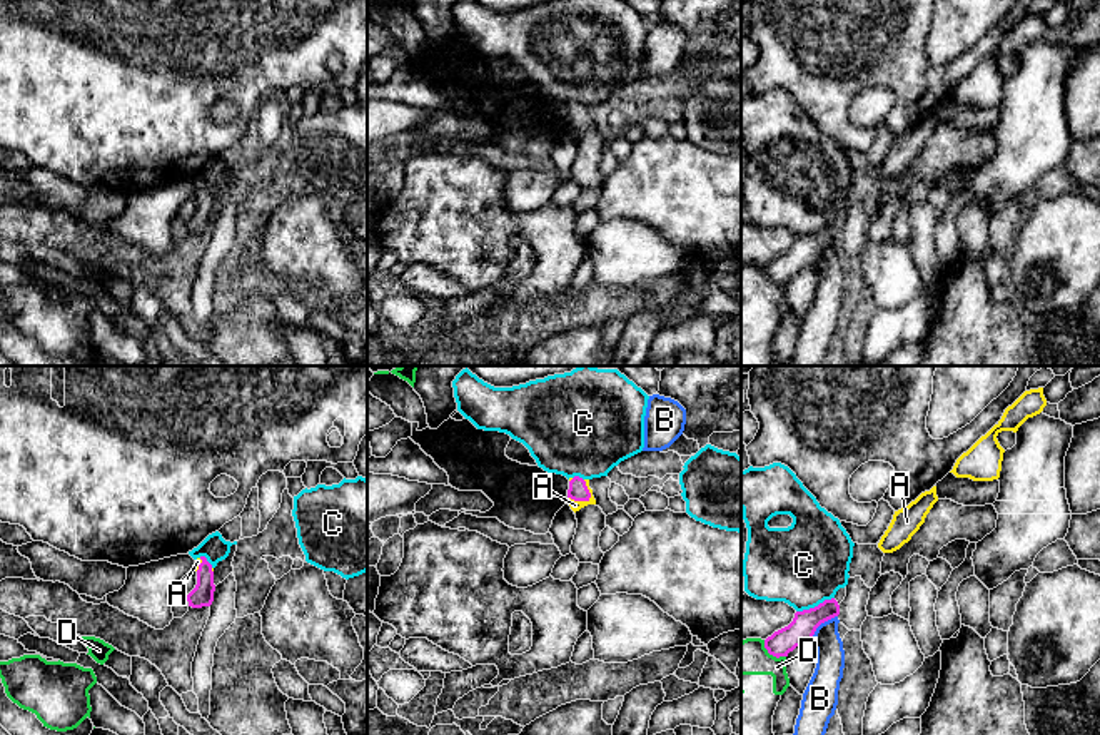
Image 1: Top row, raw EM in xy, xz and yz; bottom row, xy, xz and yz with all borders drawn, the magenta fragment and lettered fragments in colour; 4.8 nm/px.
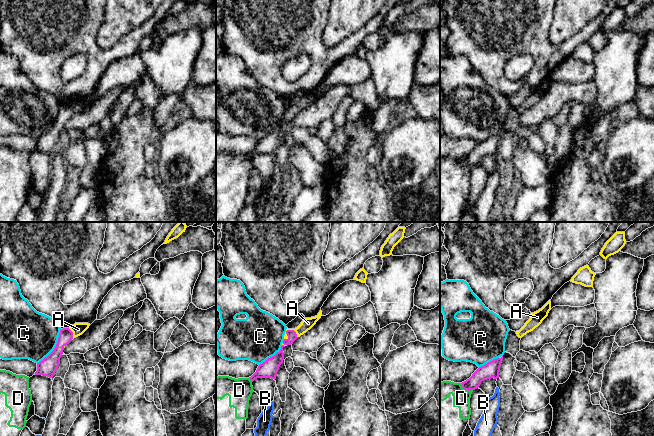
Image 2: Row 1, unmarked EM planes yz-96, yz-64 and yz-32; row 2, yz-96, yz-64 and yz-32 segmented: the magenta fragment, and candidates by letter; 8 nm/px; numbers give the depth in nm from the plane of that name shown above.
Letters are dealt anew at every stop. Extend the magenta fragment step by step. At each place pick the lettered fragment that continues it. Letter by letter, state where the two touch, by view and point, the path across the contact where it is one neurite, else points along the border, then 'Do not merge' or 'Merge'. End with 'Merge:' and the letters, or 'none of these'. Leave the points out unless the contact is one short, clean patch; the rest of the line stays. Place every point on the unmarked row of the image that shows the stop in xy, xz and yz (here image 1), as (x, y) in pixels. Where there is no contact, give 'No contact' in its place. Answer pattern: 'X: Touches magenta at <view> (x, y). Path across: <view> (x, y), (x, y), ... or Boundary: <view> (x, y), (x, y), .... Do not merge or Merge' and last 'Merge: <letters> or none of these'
A: Touches magenta at xz (586, 126). Merge
B: Touches magenta at yz (820, 249). Boundary: yz (837, 241), (825, 246), (810, 266). Do not merge
C: Touches magenta at yz (815, 233). Boundary: yz (833, 223), (797, 238). Do not merge
D: Touches magenta at yz (772, 279). Do not merge
Merge: A

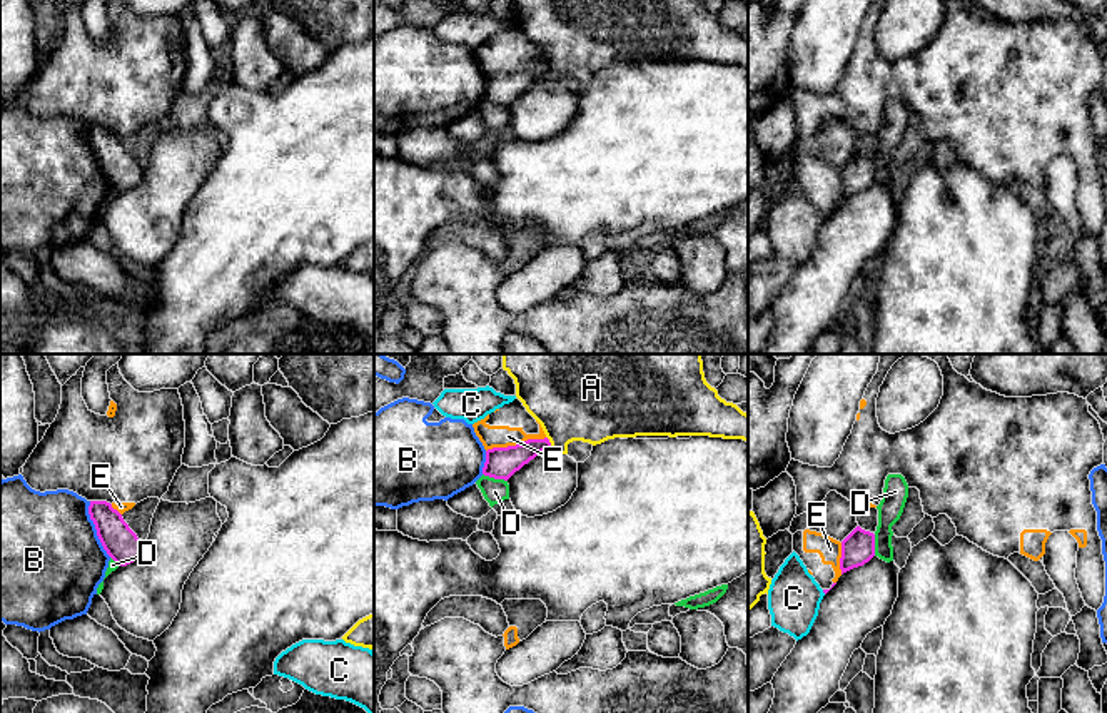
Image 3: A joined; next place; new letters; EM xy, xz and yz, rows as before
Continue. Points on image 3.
A: Touches magenta at xz (550, 69). Boundary: xz (546, 62), (551, 74). Do not merge
B: Touches magenta at xy (96, 154). Boundary: xy (89, 127), (89, 144), (102, 174), (111, 182). Do not merge
C: Touches magenta at yz (823, 217). Boundary: yz (822, 216), (825, 219). Do not merge
D: Touches magenta at xz (495, 104). Boundary: xz (483, 99), (506, 107). Do not merge
E: Touches magenta at xz (516, 70). Do not merge
Merge: none of these

